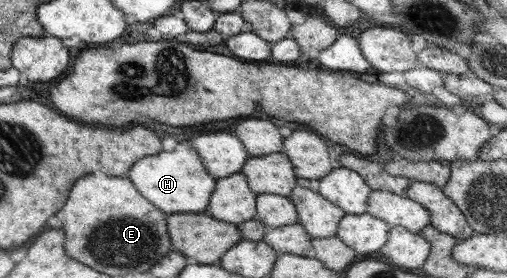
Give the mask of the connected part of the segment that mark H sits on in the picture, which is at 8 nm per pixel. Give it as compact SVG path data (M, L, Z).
M188 141L178 143L175 151L161 152L141 159L135 163L135 171L131 171L129 179L147 199L151 199L155 207L167 215L206 212L217 187L217 179L207 171L198 148Z

